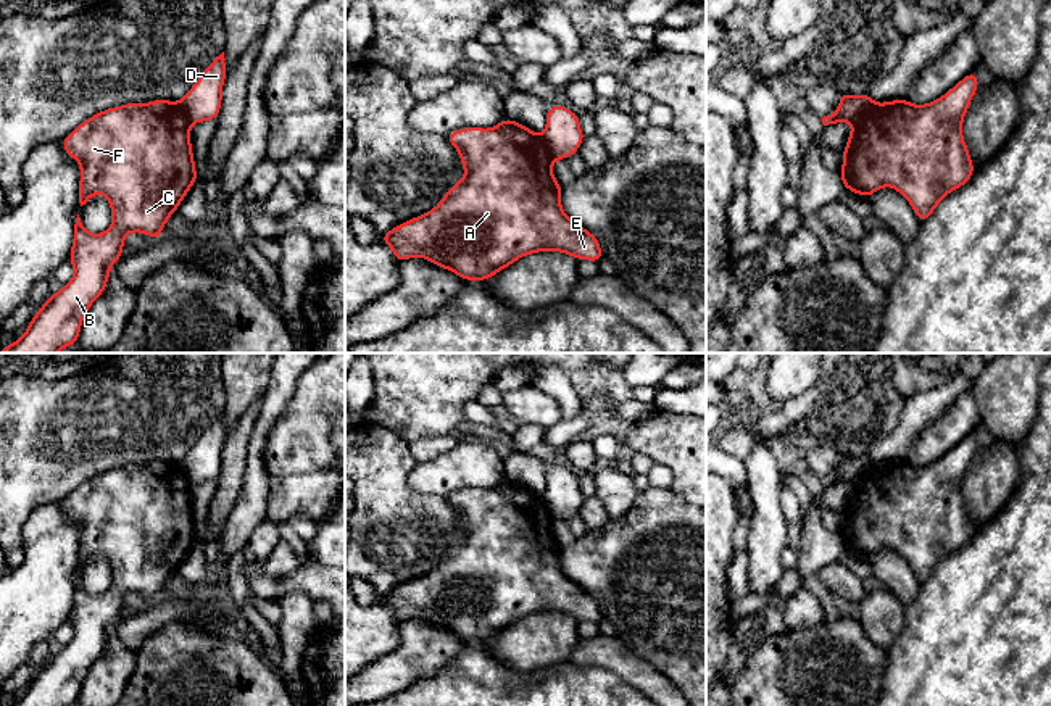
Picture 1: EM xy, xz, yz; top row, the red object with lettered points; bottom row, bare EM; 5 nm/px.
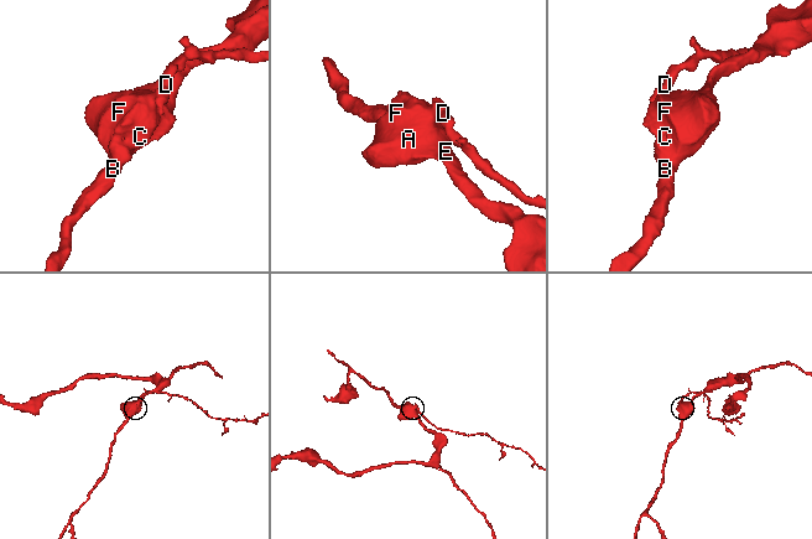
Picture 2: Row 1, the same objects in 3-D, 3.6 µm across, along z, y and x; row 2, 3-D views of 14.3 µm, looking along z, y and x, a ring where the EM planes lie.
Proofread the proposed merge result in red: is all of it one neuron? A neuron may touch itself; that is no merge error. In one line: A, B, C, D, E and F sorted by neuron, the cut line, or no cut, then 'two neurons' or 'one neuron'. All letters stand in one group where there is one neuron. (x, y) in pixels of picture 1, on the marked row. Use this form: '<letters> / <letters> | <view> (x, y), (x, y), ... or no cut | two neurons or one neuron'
A B C E F / D | xz (542, 134), (548, 152), (555, 158) | two neurons

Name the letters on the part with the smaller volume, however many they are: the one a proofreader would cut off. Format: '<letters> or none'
D

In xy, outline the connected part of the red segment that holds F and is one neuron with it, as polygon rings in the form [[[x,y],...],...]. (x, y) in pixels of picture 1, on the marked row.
[[[153,100],[150,103],[126,103],[103,110],[81,123],[63,139],[63,150],[81,164],[79,203],[102,193],[111,206],[113,222],[108,230],[95,235],[77,214],[69,261],[73,279],[47,298],[31,319],[21,338],[2,348],[0,353],[58,353],[77,343],[81,324],[90,305],[103,293],[110,268],[124,255],[124,237],[129,232],[158,239],[169,216],[197,182],[195,160],[190,143],[190,121],[181,102]]]

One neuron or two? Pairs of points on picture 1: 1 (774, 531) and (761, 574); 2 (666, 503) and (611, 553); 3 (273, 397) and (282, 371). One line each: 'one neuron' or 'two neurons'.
1: one neuron
2: one neuron
3: one neuron

